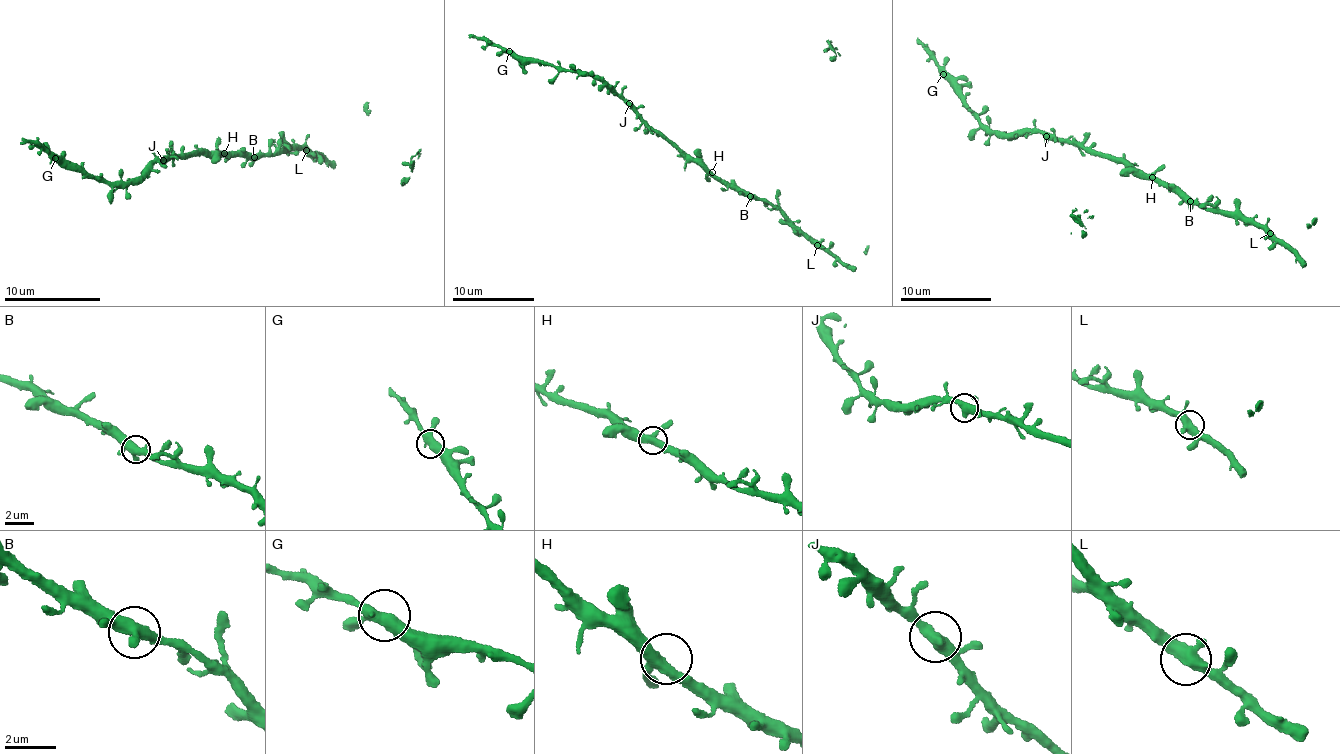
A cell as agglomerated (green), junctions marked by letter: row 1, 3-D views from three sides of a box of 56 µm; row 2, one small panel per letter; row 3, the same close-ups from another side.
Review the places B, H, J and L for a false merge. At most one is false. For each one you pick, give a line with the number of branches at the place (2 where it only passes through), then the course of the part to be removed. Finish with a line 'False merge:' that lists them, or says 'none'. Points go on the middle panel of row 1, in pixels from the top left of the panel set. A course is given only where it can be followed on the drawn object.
False merge: none

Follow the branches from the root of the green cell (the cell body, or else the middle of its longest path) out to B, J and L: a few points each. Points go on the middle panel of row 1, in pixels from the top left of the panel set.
B: (709, 175), (736, 183), (750, 196)
J: (709, 175), (676, 149), (629, 103)
L: (709, 175), (715, 174), (765, 198), (817, 245)

